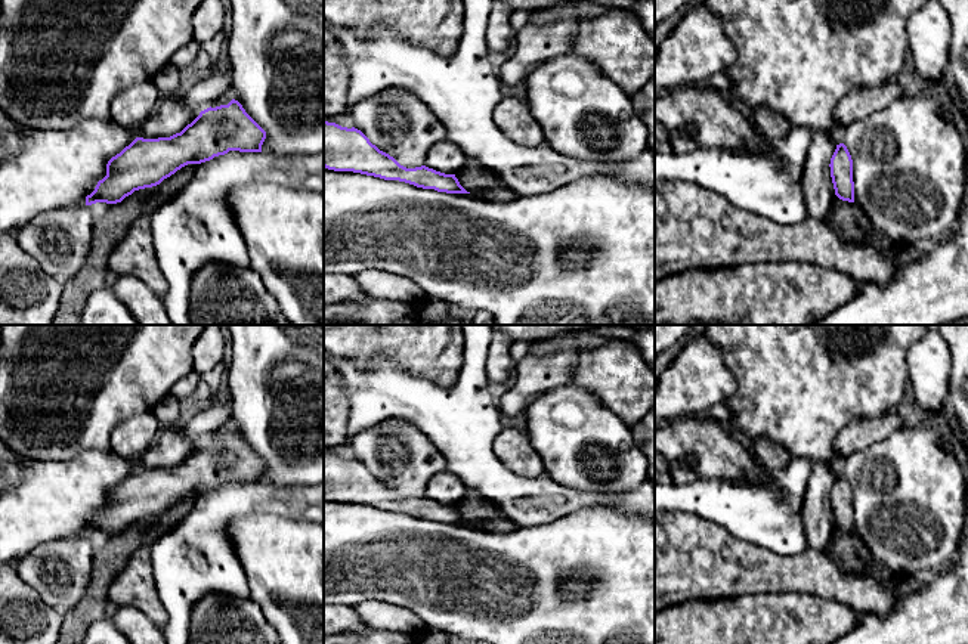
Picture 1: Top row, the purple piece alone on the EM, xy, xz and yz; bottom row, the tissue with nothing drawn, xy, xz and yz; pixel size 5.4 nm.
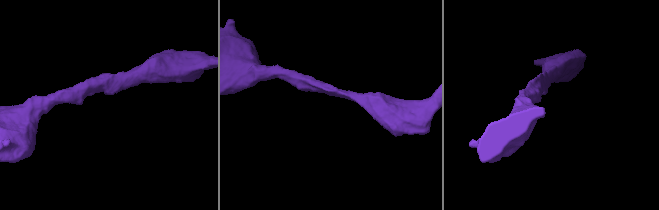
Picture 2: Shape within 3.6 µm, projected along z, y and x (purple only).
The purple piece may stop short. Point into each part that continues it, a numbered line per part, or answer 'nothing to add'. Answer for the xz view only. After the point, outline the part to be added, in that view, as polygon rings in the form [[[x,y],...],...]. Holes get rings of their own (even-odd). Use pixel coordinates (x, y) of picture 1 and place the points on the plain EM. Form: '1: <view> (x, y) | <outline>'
nothing to add

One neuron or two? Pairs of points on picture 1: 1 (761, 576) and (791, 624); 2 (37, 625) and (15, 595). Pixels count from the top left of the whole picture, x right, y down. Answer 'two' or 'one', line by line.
1: two
2: one

